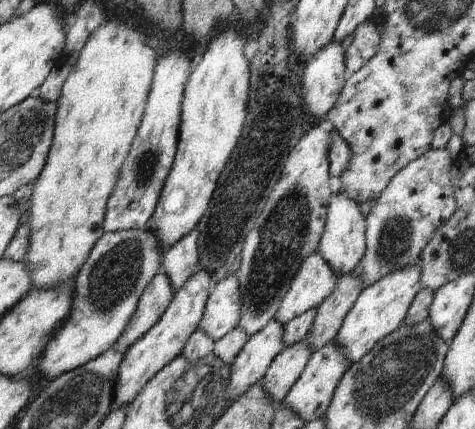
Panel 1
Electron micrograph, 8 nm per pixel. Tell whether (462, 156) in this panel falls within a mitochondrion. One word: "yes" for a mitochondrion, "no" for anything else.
no

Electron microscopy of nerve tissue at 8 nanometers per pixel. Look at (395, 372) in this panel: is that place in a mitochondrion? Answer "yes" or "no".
yes

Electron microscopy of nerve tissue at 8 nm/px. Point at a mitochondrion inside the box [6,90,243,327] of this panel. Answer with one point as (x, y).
(114, 276)

